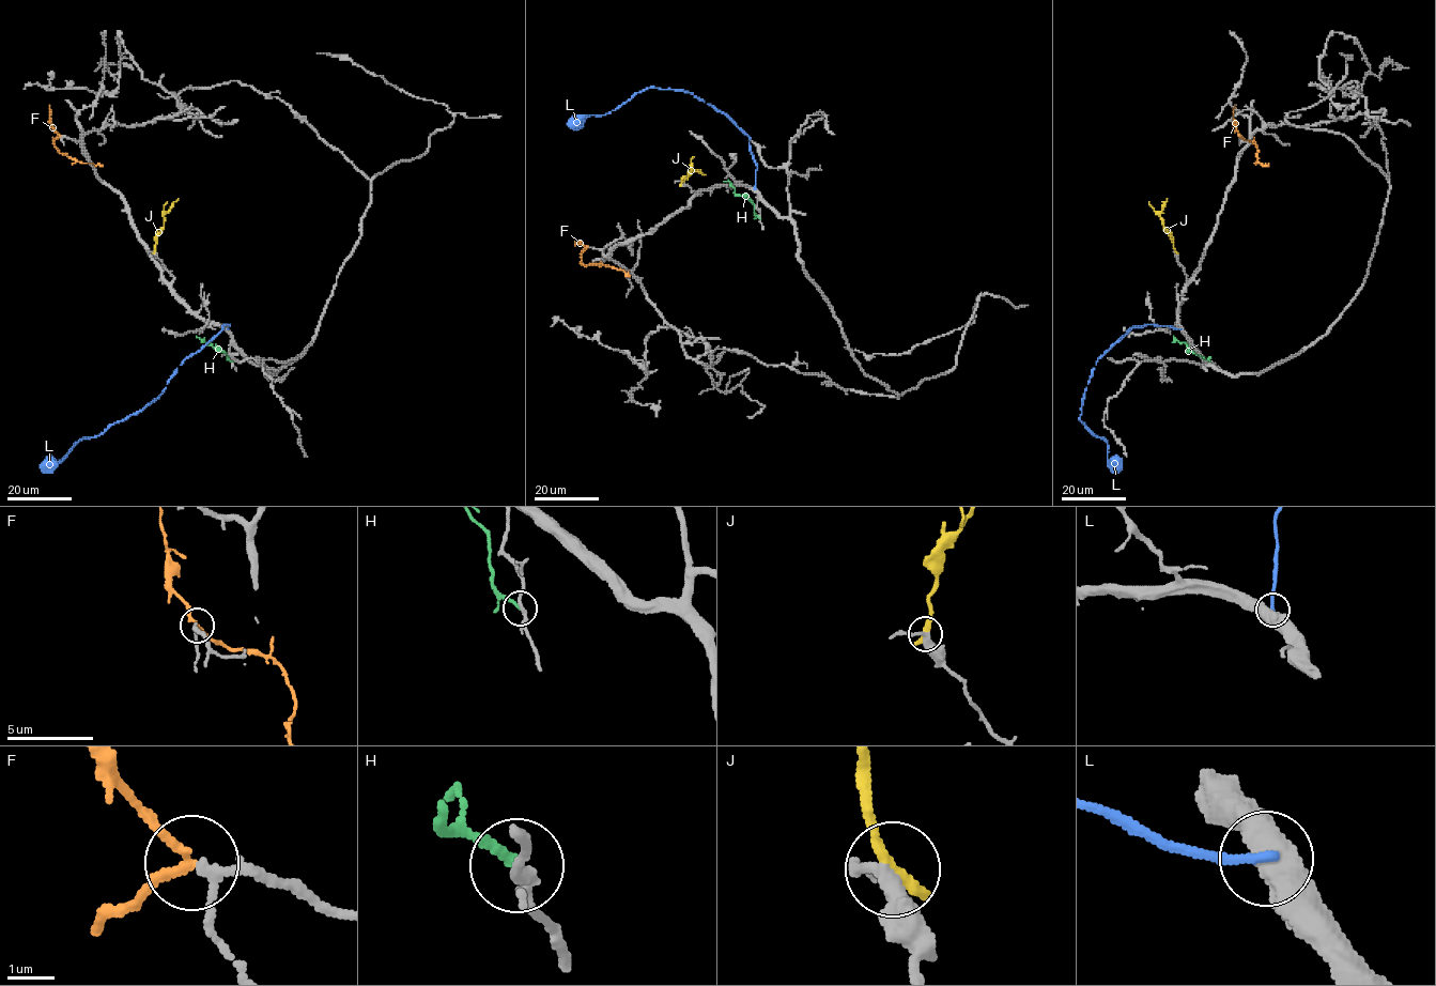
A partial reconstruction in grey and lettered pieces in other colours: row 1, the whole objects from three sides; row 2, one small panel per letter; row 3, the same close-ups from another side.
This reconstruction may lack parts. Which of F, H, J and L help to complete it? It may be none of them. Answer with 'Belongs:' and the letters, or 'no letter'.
Belongs: F

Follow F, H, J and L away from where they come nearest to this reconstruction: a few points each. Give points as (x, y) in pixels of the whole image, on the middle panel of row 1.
F: (587, 247), (581, 253), (583, 265), (607, 265), (630, 276)
H: (759, 217), (753, 204), (737, 195), (729, 182), (724, 181)
J: (681, 183), (691, 168), (706, 174)
L: (755, 188), (756, 164), (750, 138), (724, 113), (690, 92), (650, 87), (608, 112), (575, 117), (567, 125)

